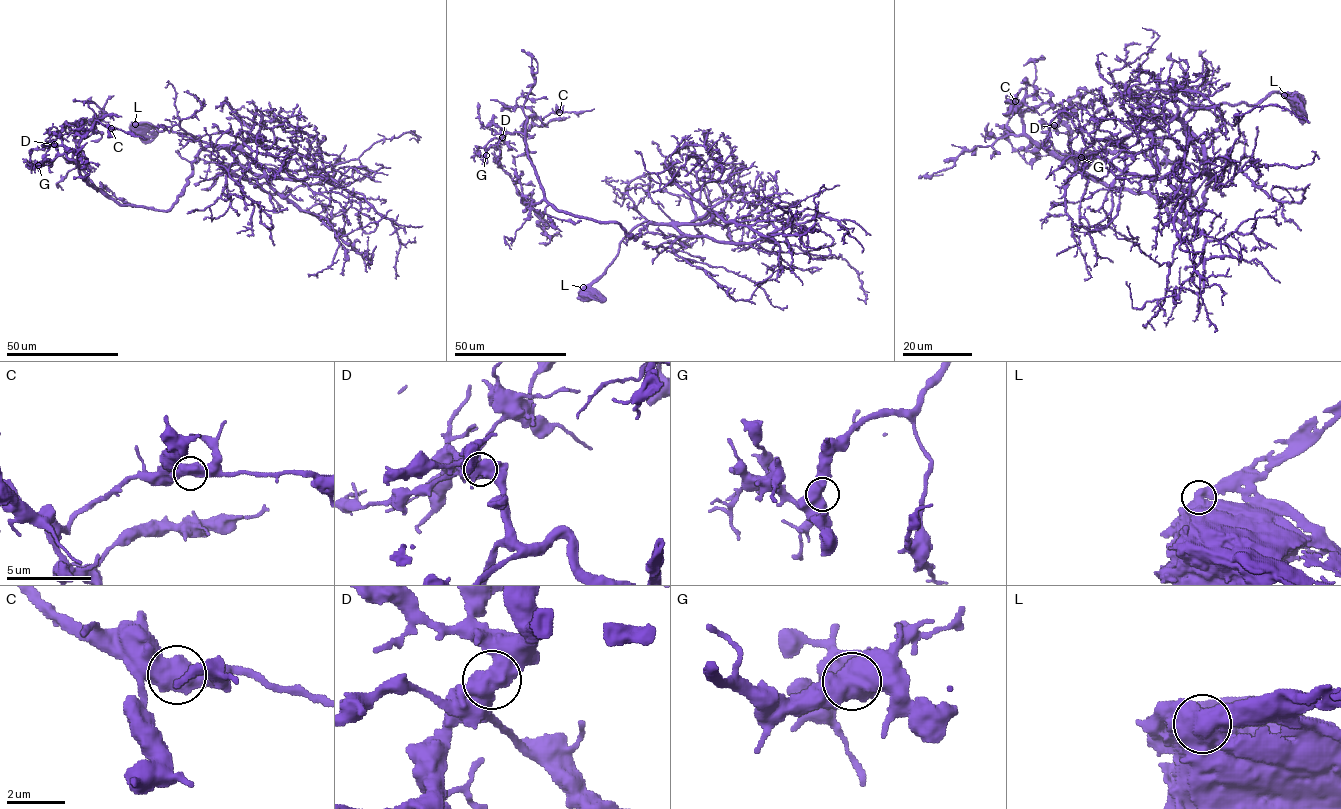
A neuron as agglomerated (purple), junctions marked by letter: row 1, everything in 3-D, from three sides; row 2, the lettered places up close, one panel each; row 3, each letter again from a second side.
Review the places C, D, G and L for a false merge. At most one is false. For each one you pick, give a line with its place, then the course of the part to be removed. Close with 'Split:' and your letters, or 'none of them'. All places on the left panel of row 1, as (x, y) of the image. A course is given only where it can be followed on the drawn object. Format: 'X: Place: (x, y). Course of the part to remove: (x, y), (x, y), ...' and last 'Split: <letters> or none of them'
Split: none of them

